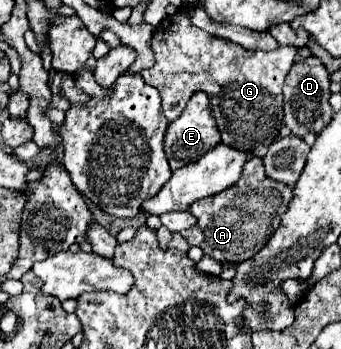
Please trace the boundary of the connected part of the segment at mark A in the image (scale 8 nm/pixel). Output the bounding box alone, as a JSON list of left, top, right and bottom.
[184,157,294,263]

